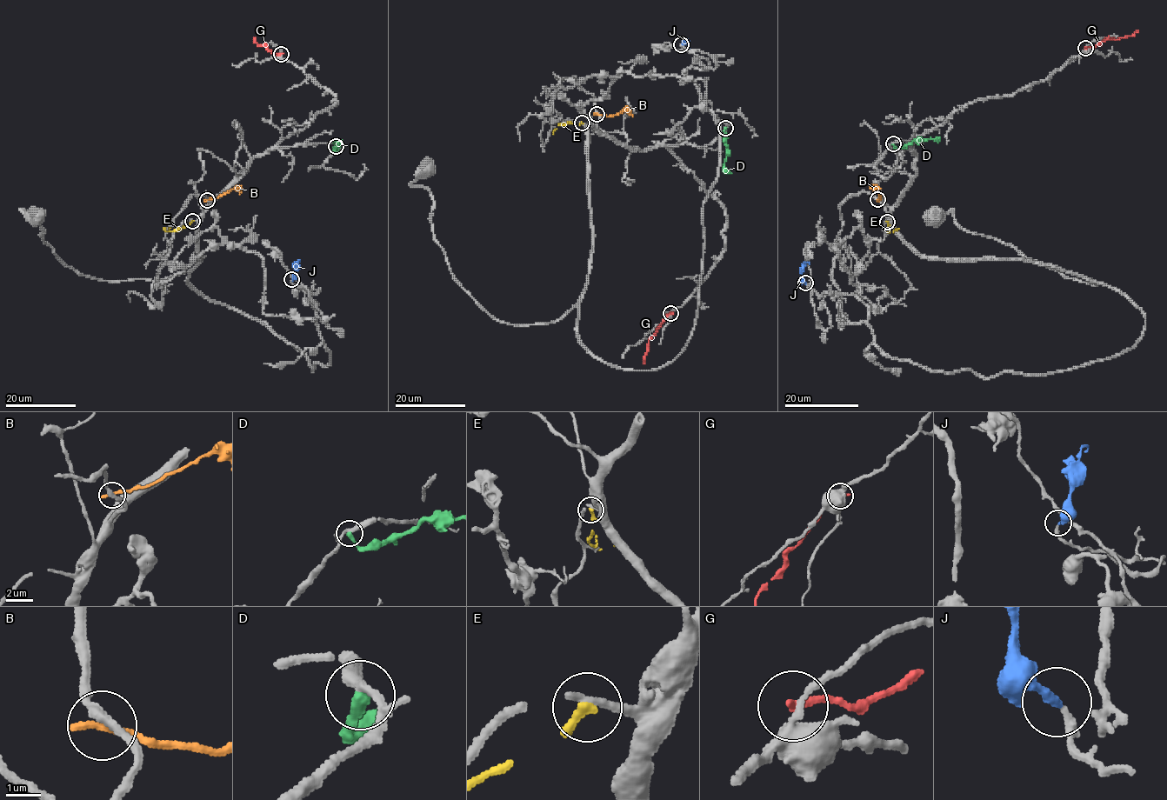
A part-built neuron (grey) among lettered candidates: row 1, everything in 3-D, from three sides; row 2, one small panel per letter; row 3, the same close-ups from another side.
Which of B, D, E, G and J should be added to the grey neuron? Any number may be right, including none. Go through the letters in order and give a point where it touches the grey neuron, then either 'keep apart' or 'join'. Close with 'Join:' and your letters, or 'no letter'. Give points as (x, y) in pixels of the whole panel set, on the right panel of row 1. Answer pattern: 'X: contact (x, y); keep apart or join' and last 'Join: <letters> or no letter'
B: contact (877, 199); keep apart
D: contact (893, 143); keep apart
E: contact (887, 222); keep apart
G: contact (1085, 48); keep apart
J: contact (805, 283); join
Join: J

